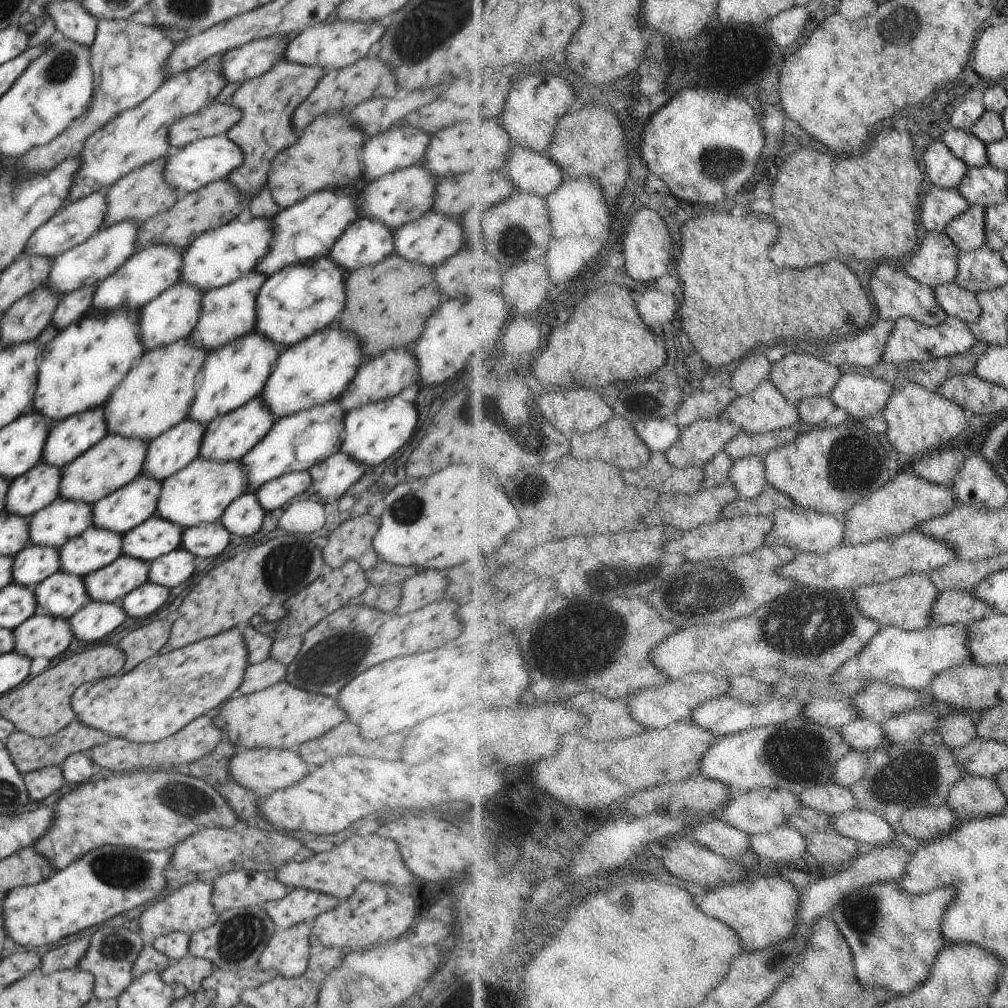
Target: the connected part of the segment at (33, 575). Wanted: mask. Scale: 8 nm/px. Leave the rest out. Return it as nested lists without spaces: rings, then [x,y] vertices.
[[[28,544],[14,556],[13,580],[25,587],[34,588],[60,568],[57,548]]]

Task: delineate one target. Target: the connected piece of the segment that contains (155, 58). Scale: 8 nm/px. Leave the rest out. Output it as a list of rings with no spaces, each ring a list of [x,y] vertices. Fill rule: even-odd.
[[[100,19],[97,22],[95,39],[91,46],[90,66],[93,72],[94,92],[88,110],[73,120],[55,139],[43,147],[33,148],[20,160],[16,160],[16,168],[21,177],[29,177],[37,172],[52,170],[68,155],[75,152],[85,140],[102,128],[109,120],[125,110],[134,108],[151,94],[154,94],[169,78],[167,60],[177,47],[162,28],[156,25],[122,20]]]

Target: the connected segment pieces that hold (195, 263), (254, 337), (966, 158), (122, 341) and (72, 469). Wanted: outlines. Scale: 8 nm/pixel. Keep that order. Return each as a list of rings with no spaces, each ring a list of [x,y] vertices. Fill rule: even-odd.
[[[254,217],[250,222],[232,219],[230,222],[201,234],[184,250],[183,271],[180,281],[191,284],[203,292],[229,285],[250,270],[268,254],[275,236],[272,217]]]
[[[250,332],[248,336],[232,340],[208,353],[202,369],[202,384],[195,390],[195,397],[186,419],[207,425],[219,416],[228,414],[263,392],[275,362],[284,348],[263,334]]]
[[[952,127],[940,139],[969,169],[989,164],[986,145],[970,131]]]
[[[130,307],[113,311],[89,311],[45,345],[38,367],[38,384],[33,408],[50,422],[96,408],[108,400],[112,390],[124,380],[134,360],[140,360],[145,348],[138,338],[140,312]]]
[[[108,433],[99,443],[89,448],[62,470],[60,495],[94,504],[115,490],[130,484],[143,474],[149,442],[140,437],[129,437],[120,433]]]

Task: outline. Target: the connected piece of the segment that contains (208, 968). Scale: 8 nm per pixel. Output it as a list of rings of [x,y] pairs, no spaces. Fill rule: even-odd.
[[[192,954],[171,962],[160,974],[161,979],[169,985],[180,983],[188,992],[195,993],[202,990],[203,980],[211,976],[213,962]]]

